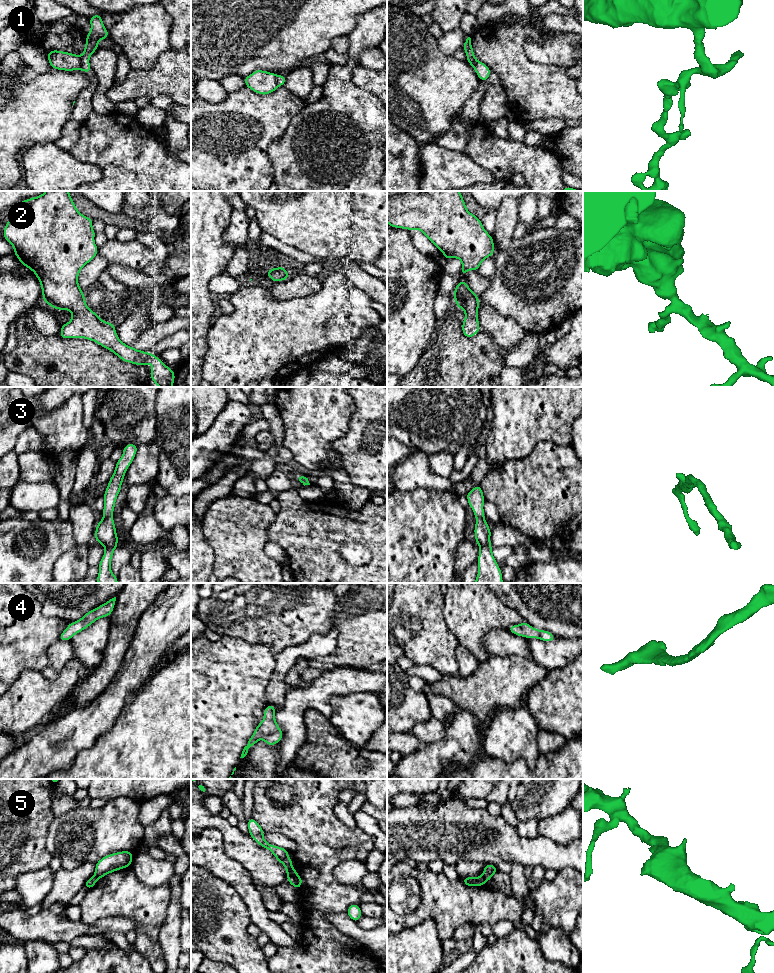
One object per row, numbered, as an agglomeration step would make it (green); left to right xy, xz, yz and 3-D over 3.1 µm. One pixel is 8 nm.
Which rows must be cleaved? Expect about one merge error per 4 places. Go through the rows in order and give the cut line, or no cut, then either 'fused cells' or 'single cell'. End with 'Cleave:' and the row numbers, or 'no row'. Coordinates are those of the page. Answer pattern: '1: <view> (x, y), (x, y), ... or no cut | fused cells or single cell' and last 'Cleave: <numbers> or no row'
1: xy (80, 57), (82, 69) | fused cells
2: no cut | single cell
3: no cut | single cell
4: no cut | single cell
5: xz (293, 869), (288, 876) | fused cells
Cleave: 1, 5

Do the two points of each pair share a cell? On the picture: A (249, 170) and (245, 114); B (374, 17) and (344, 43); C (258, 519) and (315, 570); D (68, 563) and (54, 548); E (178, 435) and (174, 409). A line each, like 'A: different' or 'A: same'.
A: same
B: different
C: different
D: different
E: same

